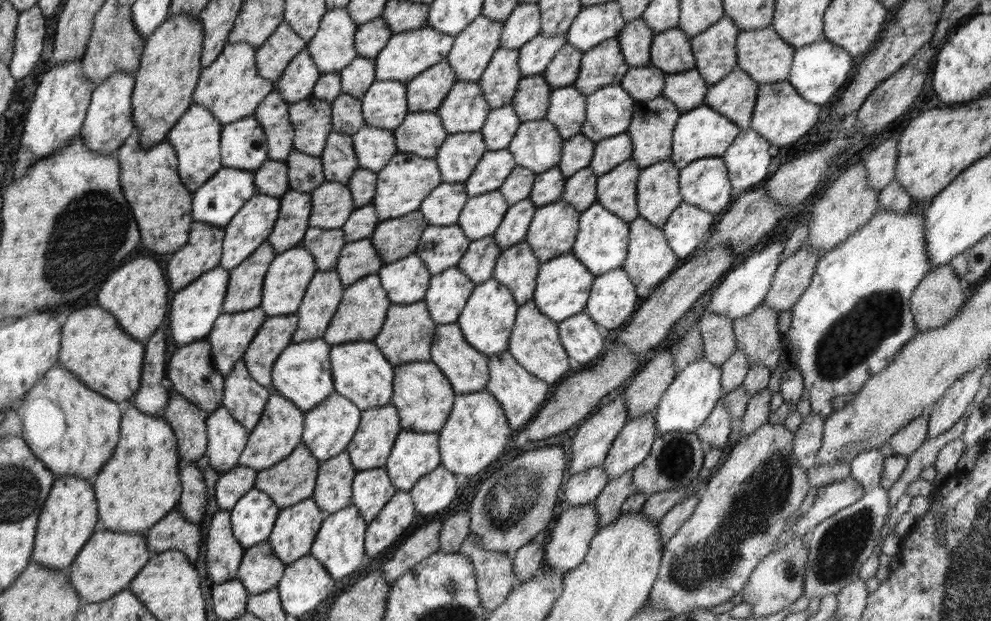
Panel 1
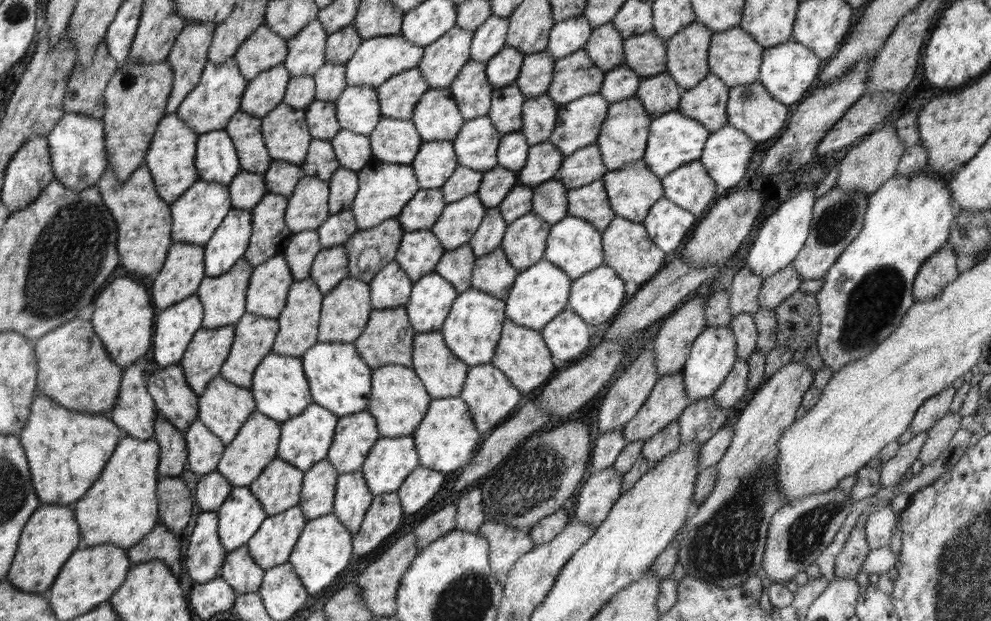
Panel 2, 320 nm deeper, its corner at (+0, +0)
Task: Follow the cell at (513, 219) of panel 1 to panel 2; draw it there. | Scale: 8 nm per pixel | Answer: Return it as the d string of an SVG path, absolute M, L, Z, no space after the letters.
M497 207L487 208L478 230L469 240L474 256L484 256L500 247L507 226Z

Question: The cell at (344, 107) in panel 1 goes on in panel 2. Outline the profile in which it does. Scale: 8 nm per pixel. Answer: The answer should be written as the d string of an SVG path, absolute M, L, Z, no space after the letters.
M314 100L306 107L305 119L312 138L330 141L341 129L334 101Z

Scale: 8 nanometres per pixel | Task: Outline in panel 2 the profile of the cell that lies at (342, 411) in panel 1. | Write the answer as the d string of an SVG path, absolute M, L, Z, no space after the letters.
M310 403L298 416L281 424L277 457L298 467L302 472L309 471L317 462L327 458L338 419L339 417L330 410L322 408L319 404Z

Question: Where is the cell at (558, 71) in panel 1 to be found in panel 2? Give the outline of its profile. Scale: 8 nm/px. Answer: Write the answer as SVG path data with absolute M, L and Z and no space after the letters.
M546 50L526 55L515 80L526 99L547 92L553 77L555 58Z

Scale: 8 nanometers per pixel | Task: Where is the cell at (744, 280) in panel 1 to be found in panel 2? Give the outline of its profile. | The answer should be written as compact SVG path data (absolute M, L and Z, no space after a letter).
M806 188L800 194L791 196L763 222L758 237L754 240L748 252L747 263L762 280L771 274L776 274L780 269L792 264L796 255L806 242L811 220L813 217L813 204L815 203L814 190Z

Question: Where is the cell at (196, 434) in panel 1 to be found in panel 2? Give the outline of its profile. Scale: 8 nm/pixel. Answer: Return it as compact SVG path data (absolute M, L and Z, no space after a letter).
M158 415L153 436L160 447L157 473L161 477L178 477L187 466L186 438L171 422Z

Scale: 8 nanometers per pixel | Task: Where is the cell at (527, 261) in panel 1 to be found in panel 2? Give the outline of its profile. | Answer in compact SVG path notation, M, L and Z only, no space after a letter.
M498 247L475 260L471 288L482 290L505 301L518 273L519 270L506 258L503 248Z

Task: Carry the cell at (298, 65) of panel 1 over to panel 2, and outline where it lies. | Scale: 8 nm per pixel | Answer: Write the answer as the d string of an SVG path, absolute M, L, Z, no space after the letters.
M282 64L265 70L248 81L240 104L240 111L256 118L265 117L282 103L291 74Z

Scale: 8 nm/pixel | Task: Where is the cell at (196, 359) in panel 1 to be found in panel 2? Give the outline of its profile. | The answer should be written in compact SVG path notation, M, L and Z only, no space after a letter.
M171 364L159 369L156 374L151 374L146 387L154 399L157 414L171 422L178 430L184 432L197 419L199 397L188 387L186 375L180 364Z

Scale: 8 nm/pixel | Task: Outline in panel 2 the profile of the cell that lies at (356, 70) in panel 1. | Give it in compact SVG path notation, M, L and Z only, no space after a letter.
M326 61L313 77L316 83L315 100L335 102L348 87L345 64L332 64Z

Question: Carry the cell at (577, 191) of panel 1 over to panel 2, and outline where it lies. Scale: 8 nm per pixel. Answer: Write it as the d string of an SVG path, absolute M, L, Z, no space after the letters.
M558 180L541 182L533 188L531 213L548 224L556 224L568 215L567 190L568 188Z

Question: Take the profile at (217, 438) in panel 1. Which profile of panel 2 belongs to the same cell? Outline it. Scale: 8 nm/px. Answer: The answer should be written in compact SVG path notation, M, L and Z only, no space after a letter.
M197 418L184 432L186 438L187 466L192 472L205 475L217 470L226 445Z

